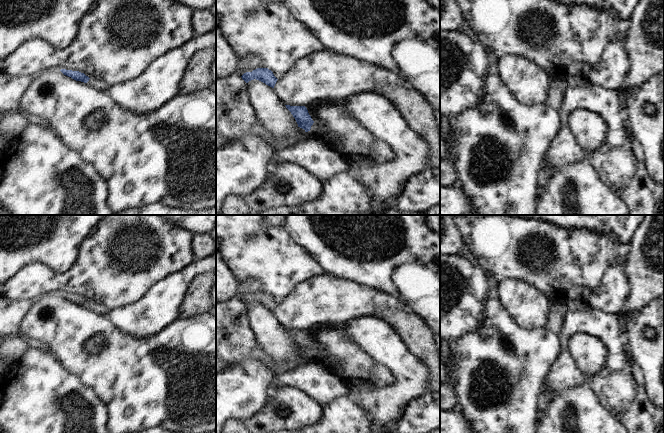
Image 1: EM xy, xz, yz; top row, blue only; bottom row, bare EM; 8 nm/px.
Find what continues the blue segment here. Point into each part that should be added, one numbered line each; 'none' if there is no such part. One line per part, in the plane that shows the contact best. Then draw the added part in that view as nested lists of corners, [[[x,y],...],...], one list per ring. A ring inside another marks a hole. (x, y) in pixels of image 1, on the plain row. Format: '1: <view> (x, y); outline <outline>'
1: xz (316, 351); outline [[[314,345],[313,349],[311,350],[310,357],[318,357],[322,354],[322,349],[318,345]]]

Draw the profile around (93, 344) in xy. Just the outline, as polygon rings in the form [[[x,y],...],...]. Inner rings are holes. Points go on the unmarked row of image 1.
[[[100,336],[93,337],[85,343],[87,351],[92,354],[101,348],[102,338]]]

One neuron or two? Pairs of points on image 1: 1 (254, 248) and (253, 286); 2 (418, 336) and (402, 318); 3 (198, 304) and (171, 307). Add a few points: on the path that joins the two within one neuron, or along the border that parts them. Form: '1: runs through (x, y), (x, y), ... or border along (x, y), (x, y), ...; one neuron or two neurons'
1: border along (239, 280), (255, 277), (260, 283), (260, 291); two neurons
2: runs through (414, 332), (404, 322); one neuron
3: border along (189, 284), (178, 316); two neurons

